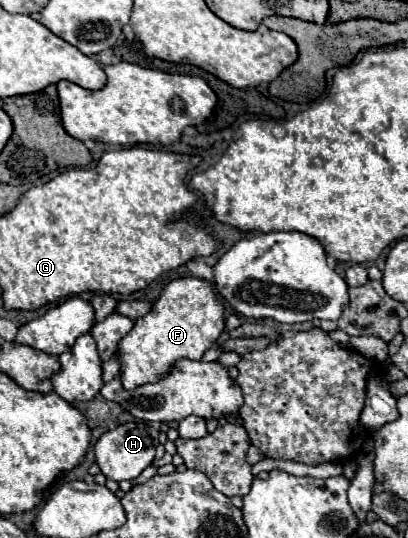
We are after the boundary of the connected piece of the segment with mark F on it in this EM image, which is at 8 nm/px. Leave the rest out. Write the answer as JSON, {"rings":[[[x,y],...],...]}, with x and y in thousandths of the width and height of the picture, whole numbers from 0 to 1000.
{"rings":[[[456,513],[422,520],[392,543],[368,580],[333,591],[324,613],[289,636],[294,706],[309,725],[382,710],[407,699],[441,665],[495,669],[500,654],[529,639],[549,617],[549,569],[529,554],[515,524]]]}

